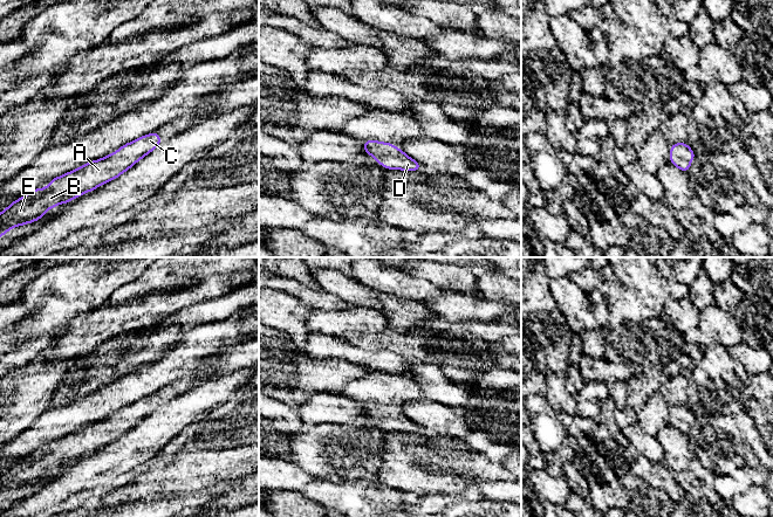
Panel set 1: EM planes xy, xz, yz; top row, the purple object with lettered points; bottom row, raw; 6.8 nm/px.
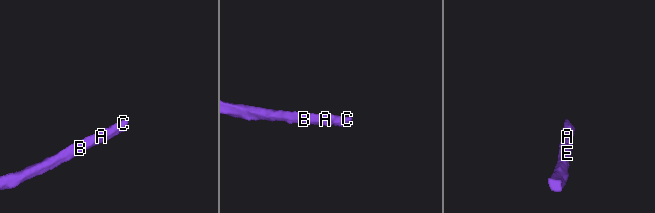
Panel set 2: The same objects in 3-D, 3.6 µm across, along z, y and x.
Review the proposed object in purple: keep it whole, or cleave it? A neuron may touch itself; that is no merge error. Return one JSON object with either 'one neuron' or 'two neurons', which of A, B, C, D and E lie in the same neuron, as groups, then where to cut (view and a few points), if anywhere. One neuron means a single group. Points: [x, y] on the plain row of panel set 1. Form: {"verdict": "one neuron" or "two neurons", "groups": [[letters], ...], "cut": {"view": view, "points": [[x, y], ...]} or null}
{"verdict": "one neuron", "groups": [["A", "B", "C", "D", "E"]], "cut": null}

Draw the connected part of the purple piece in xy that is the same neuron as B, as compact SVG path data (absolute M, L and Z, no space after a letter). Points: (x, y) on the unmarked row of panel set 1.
M156 393L151 394L126 405L117 414L53 440L45 451L34 450L0 475L0 501L14 489L37 483L49 470L70 464L75 460L118 440L152 414L162 404Z

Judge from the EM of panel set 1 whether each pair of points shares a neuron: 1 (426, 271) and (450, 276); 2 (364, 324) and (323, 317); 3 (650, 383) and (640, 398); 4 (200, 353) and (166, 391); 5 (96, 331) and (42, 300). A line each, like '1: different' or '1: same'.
1: same
2: same
3: same
4: different
5: different

